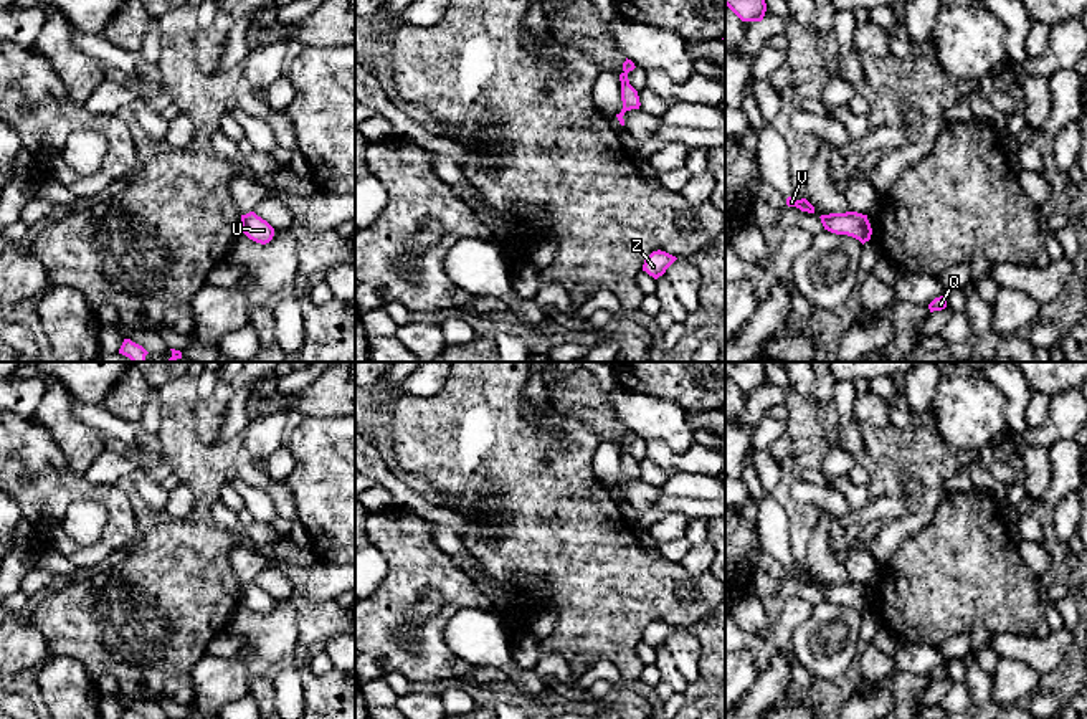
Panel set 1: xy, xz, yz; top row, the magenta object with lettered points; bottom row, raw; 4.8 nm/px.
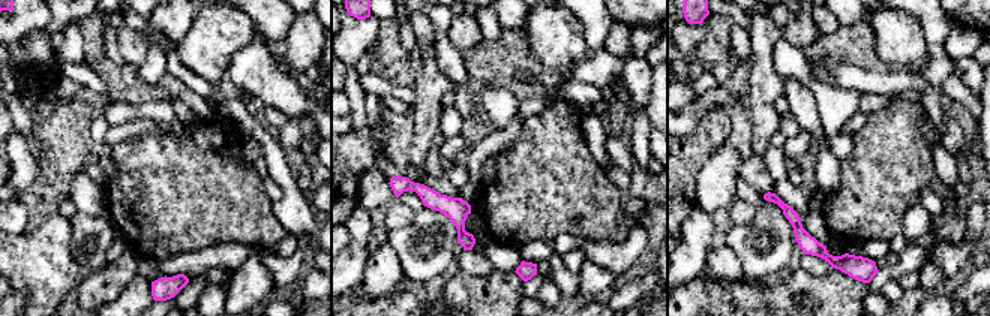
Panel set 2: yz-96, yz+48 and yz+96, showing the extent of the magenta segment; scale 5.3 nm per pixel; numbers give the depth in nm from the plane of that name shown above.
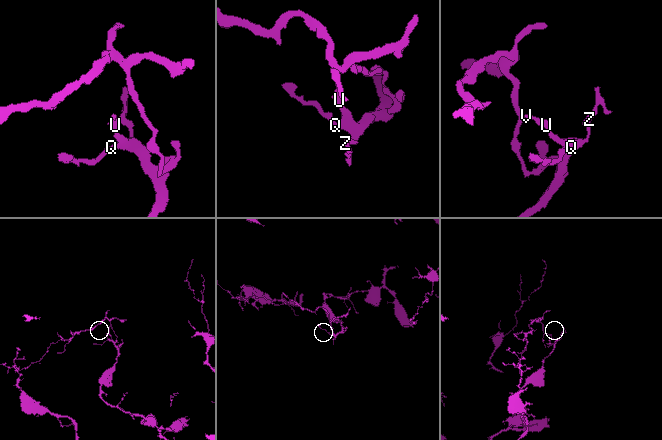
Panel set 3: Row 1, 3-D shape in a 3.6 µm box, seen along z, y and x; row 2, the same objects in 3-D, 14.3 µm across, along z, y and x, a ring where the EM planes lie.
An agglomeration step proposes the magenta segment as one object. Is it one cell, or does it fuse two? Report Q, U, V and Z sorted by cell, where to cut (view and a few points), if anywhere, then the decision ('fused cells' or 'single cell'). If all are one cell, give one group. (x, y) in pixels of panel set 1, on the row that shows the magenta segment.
Q U V Z; no cut; single cell

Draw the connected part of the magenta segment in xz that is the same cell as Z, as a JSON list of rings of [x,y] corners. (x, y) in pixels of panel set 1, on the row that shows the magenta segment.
[[[653,251],[643,264],[643,271],[646,271],[649,276],[657,279],[666,273],[666,269],[676,261],[677,258],[666,253],[666,251]]]

